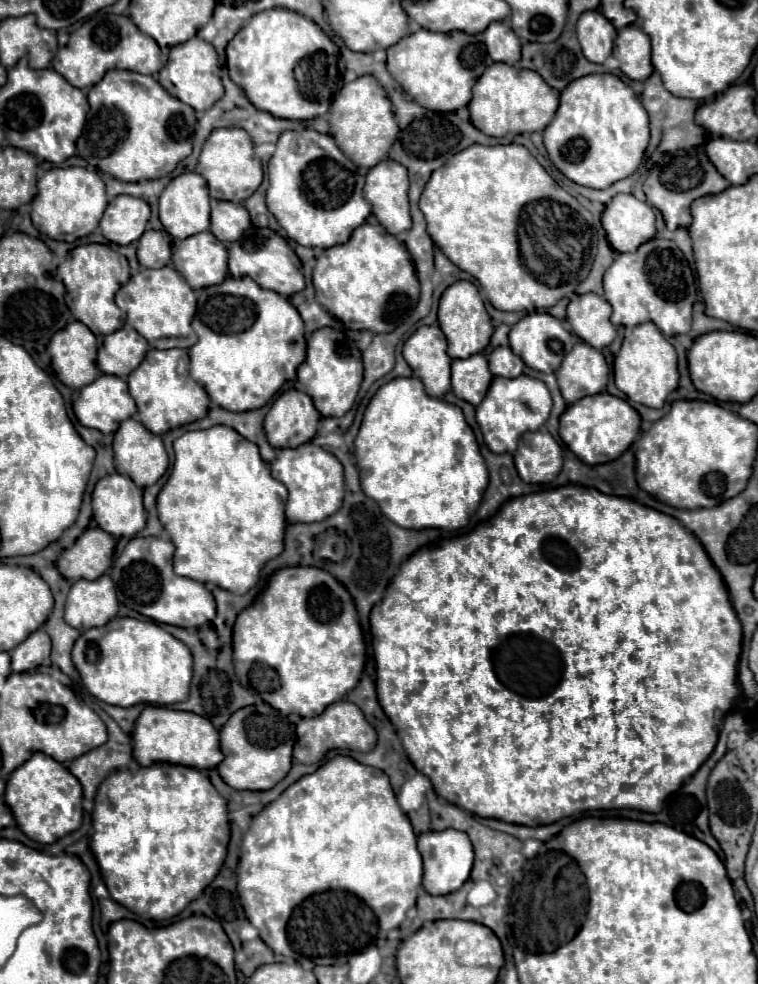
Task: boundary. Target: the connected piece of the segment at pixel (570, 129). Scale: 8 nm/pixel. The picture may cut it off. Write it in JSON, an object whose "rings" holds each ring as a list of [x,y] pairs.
{"rings":[[[589,74],[561,92],[557,114],[543,130],[543,142],[551,162],[569,180],[587,188],[609,188],[639,168],[649,144],[649,118],[635,92],[617,76]]]}

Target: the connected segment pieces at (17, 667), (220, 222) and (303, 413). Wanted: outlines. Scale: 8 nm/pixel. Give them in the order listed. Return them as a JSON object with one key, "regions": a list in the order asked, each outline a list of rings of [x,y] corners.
{"regions":[[[[35,630],[27,640],[23,640],[17,648],[9,652],[11,656],[11,670],[13,672],[27,672],[37,666],[49,666],[51,654],[51,640],[45,630]]],[[[213,202],[211,206],[211,232],[221,242],[239,240],[251,226],[249,212],[237,202]]],[[[291,388],[267,412],[265,434],[273,448],[297,448],[315,436],[319,420],[321,414],[313,408],[309,394]]]]}

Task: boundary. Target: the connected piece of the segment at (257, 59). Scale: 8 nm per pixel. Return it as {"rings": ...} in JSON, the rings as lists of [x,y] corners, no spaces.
{"rings":[[[273,8],[255,14],[227,44],[229,78],[245,92],[245,96],[251,100],[255,108],[265,110],[277,118],[289,118],[289,120],[317,118],[329,110],[333,94],[337,92],[341,82],[337,58],[339,48],[315,22],[287,8]]]}

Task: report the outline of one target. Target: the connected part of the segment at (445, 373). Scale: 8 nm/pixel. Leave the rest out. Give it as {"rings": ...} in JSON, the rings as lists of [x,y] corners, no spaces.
{"rings":[[[421,326],[403,344],[403,358],[411,366],[413,376],[423,382],[431,398],[443,398],[451,386],[451,380],[449,380],[451,378],[451,358],[447,356],[445,350],[447,350],[447,342],[439,326]]]}

